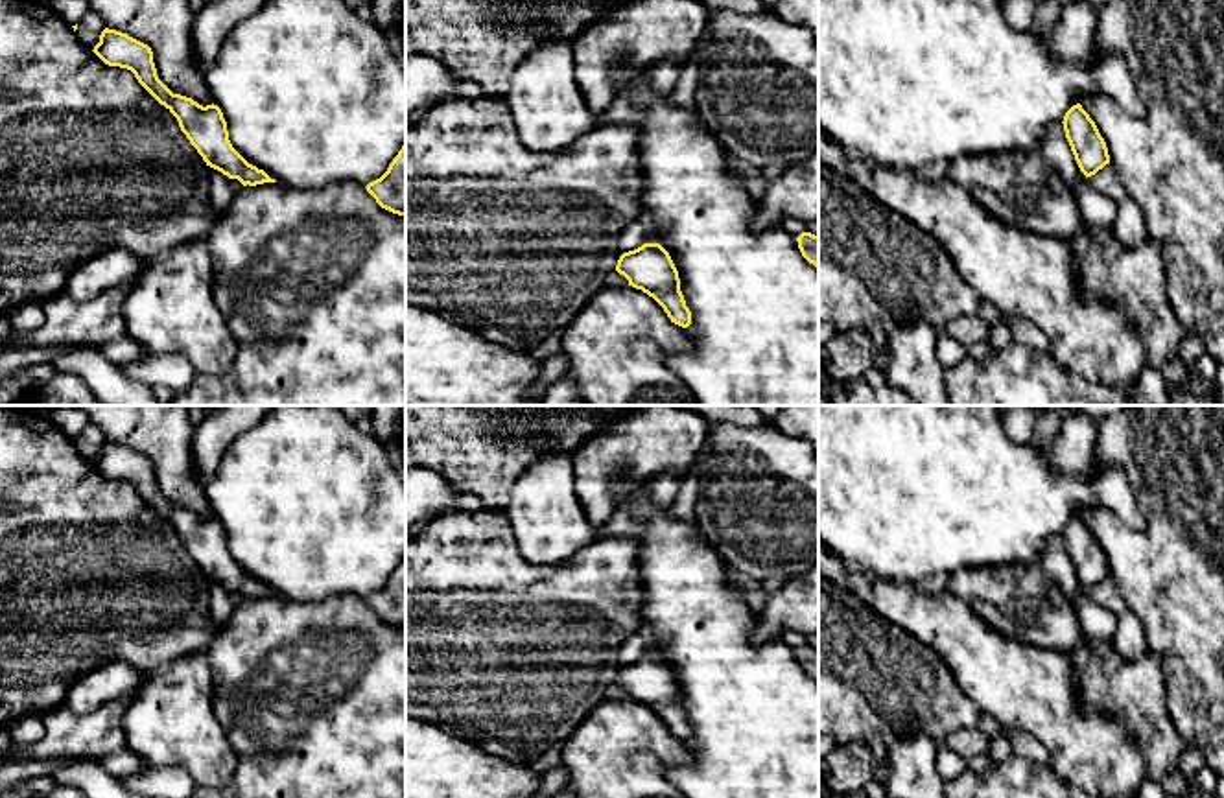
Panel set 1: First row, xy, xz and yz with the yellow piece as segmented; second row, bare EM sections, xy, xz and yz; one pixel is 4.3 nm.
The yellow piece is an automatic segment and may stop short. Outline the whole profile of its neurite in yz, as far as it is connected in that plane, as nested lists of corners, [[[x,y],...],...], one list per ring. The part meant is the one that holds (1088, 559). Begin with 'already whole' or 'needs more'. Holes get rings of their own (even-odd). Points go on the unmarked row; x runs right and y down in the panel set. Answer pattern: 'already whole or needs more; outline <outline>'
already whole; outline [[[1080,516],[1065,525],[1062,536],[1075,573],[1086,590],[1095,588],[1110,577],[1106,555]]]

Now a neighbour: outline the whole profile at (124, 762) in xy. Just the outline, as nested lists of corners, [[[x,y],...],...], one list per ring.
[[[129,748],[116,750],[98,761],[109,774],[118,778],[147,770],[144,759]]]

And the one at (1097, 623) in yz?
[[[1049,536],[1045,540],[1040,564],[1045,573],[1069,597],[1071,608],[1080,621],[1086,641],[1091,647],[1097,647],[1104,641],[1112,641],[1117,625],[1117,616],[1097,604],[1091,599],[1089,590],[1080,584],[1071,558],[1065,551],[1064,536]]]

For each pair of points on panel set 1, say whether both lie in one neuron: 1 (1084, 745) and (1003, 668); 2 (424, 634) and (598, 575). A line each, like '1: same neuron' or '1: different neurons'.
1: same neuron
2: same neuron

